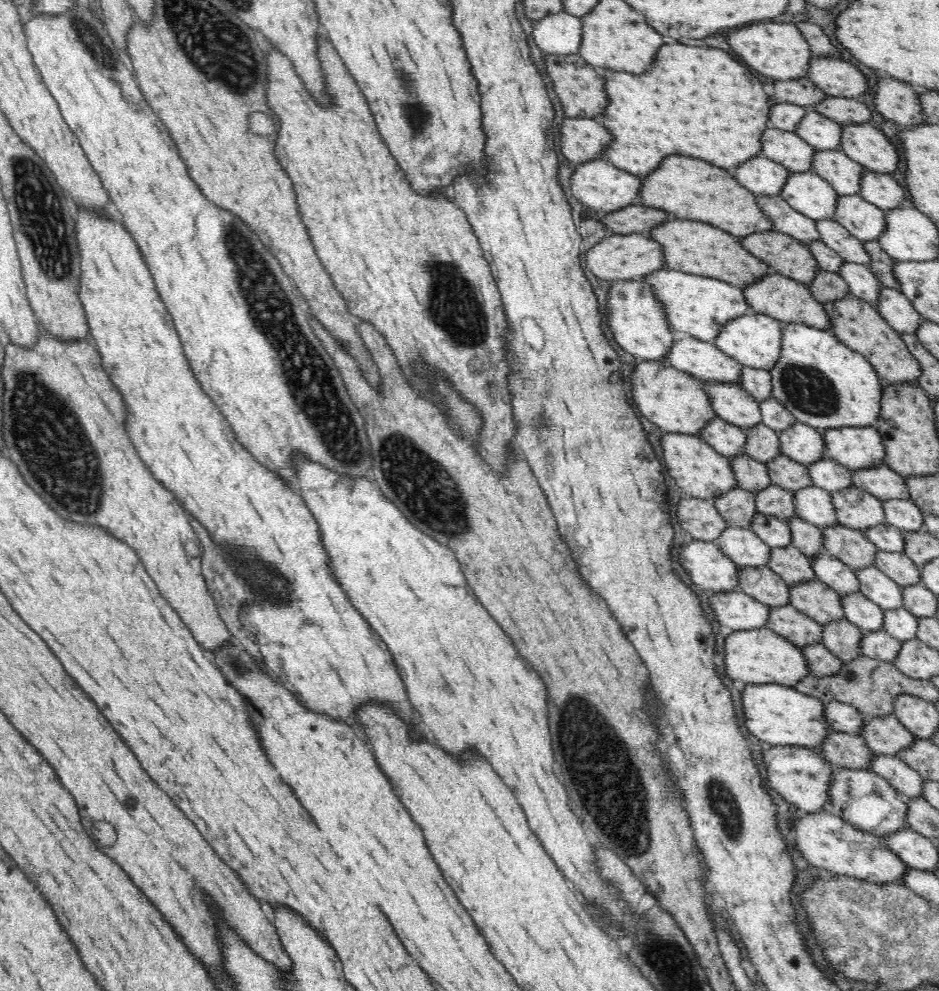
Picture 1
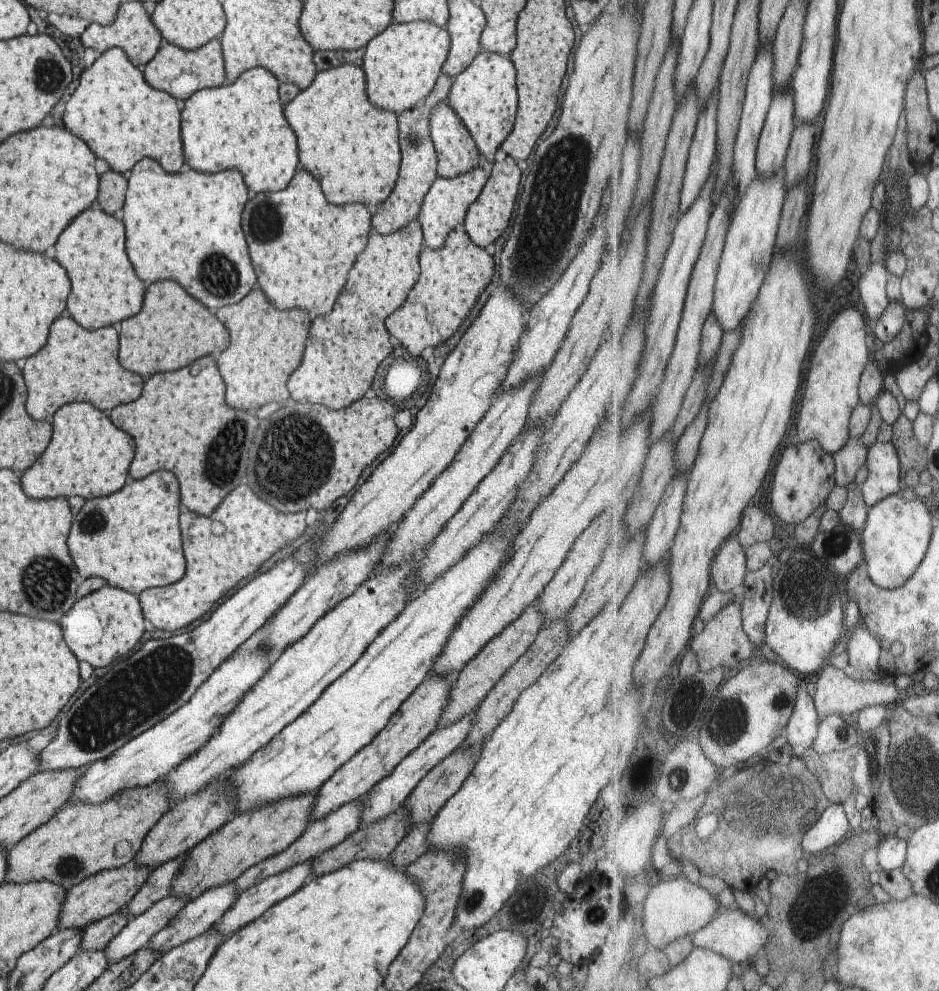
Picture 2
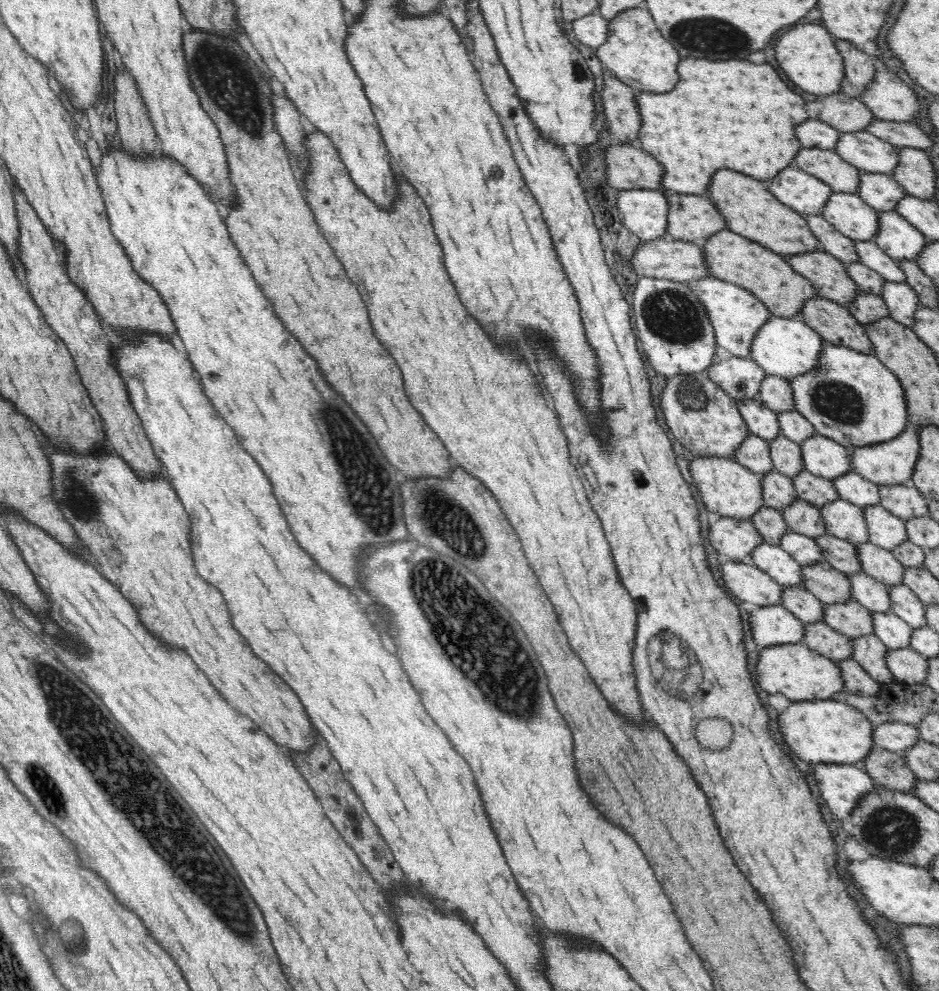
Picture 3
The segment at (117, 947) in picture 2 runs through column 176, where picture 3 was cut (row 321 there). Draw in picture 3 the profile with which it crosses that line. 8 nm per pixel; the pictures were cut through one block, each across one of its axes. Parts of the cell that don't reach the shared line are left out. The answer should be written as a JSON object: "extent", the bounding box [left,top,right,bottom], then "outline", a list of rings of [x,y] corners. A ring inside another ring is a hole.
{"extent":[879,280,920,327],"outline":[[[884,280],[879,296],[886,303],[890,317],[900,324],[911,327],[914,322],[914,310],[918,308],[920,301],[908,283]]]}

